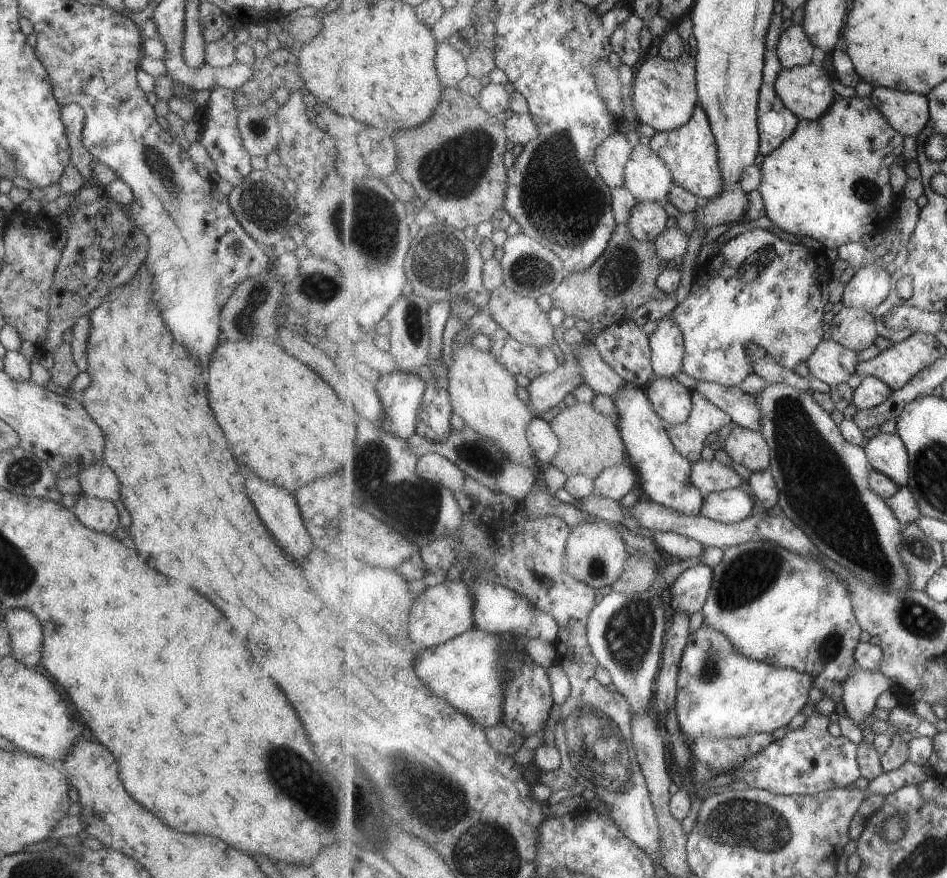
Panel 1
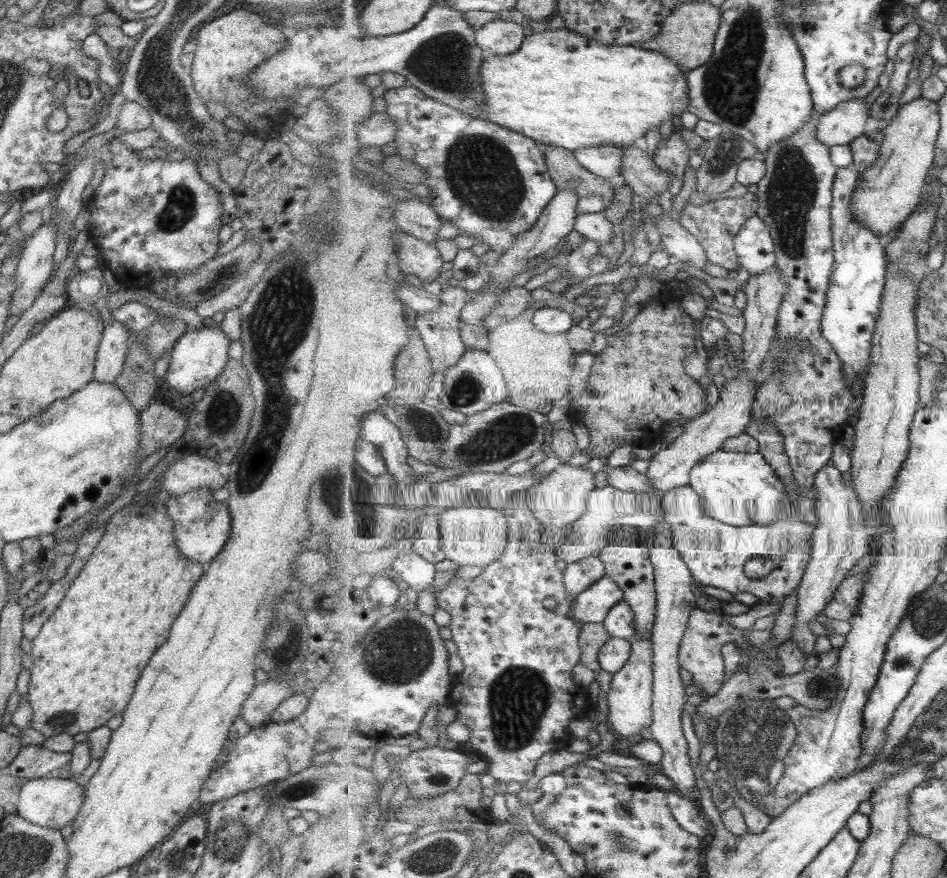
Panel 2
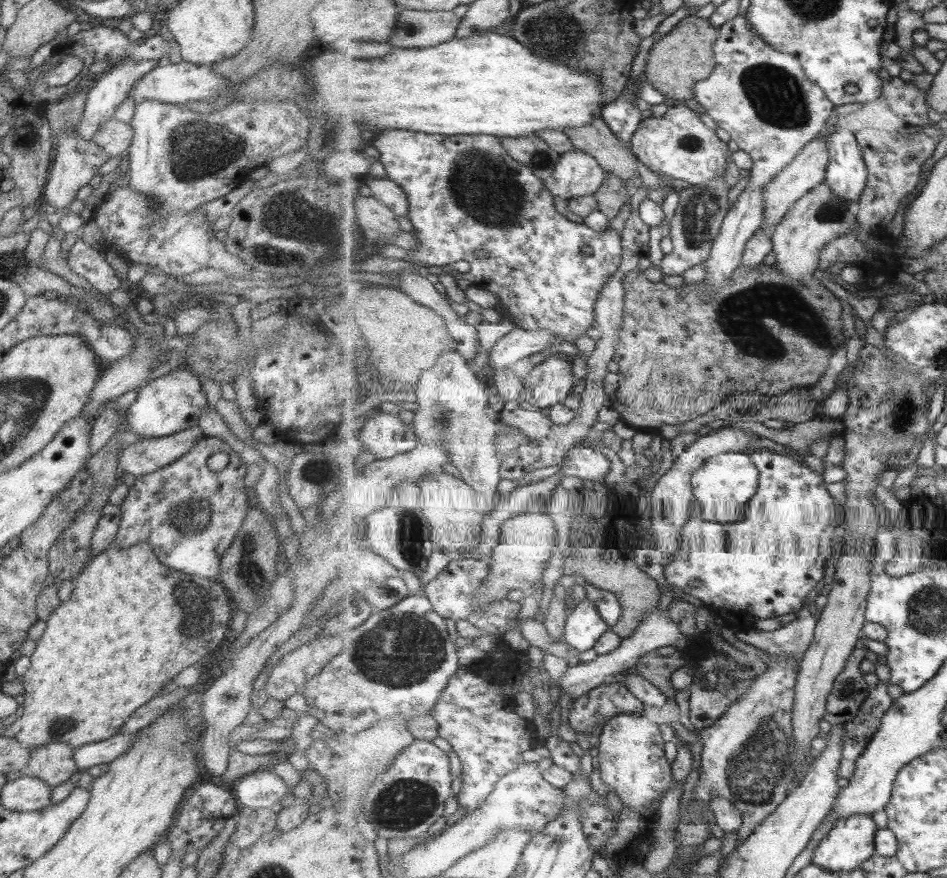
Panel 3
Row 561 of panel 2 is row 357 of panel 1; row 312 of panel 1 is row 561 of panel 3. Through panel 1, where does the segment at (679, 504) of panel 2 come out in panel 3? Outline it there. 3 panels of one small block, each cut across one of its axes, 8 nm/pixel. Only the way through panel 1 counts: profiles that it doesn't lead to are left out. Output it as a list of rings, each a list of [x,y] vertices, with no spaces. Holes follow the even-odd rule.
[[[763,450],[761,452],[750,453],[751,458],[760,470],[760,487],[758,493],[750,500],[749,510],[746,519],[741,522],[719,524],[718,522],[706,521],[703,517],[693,518],[685,525],[682,532],[682,545],[681,550],[672,556],[672,561],[665,567],[665,576],[668,584],[678,587],[687,594],[693,597],[700,598],[703,604],[706,604],[714,614],[718,614],[721,618],[733,620],[743,624],[743,628],[754,628],[755,623],[759,620],[767,618],[775,619],[783,614],[798,614],[801,610],[805,609],[805,600],[810,594],[817,591],[823,581],[826,581],[830,570],[829,560],[831,558],[831,548],[833,548],[833,536],[837,525],[839,524],[838,506],[835,503],[835,498],[827,492],[826,480],[823,480],[823,475],[815,470],[811,470],[805,463],[801,464],[796,459],[790,456],[783,456],[783,454],[775,453],[774,451]],[[697,579],[701,582],[699,587],[689,586],[691,580]]]

